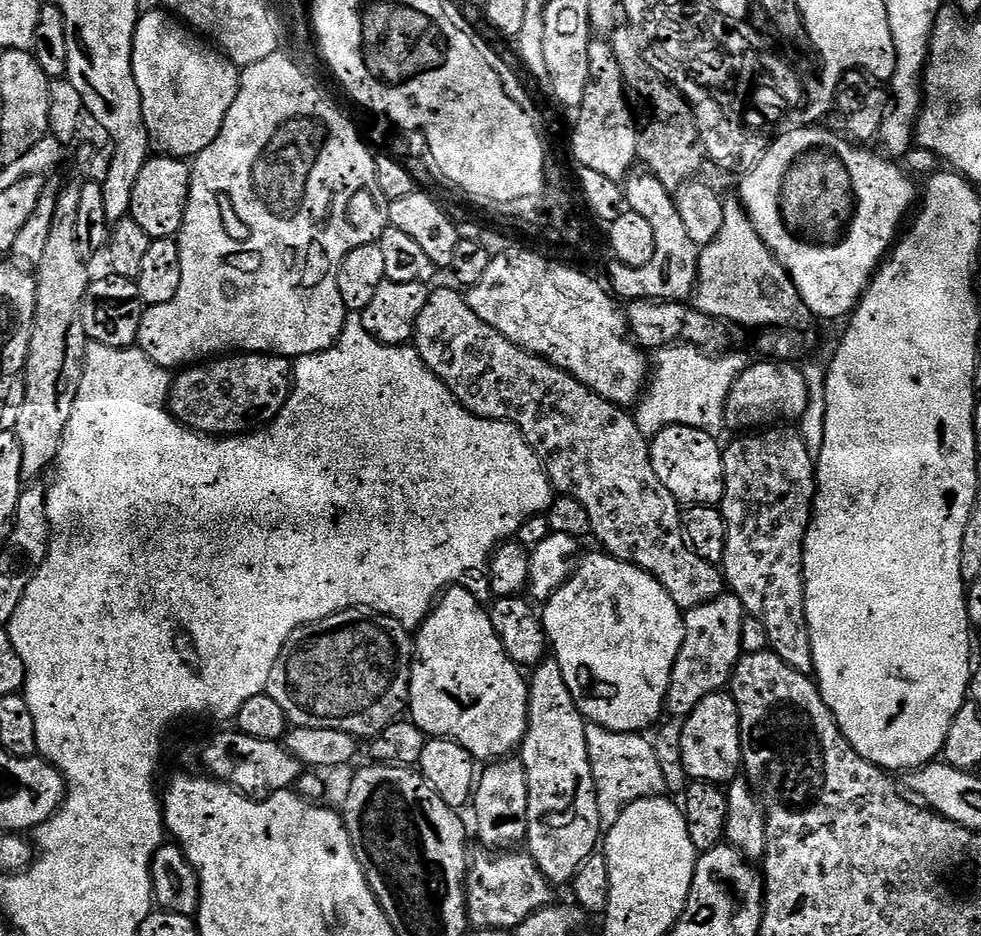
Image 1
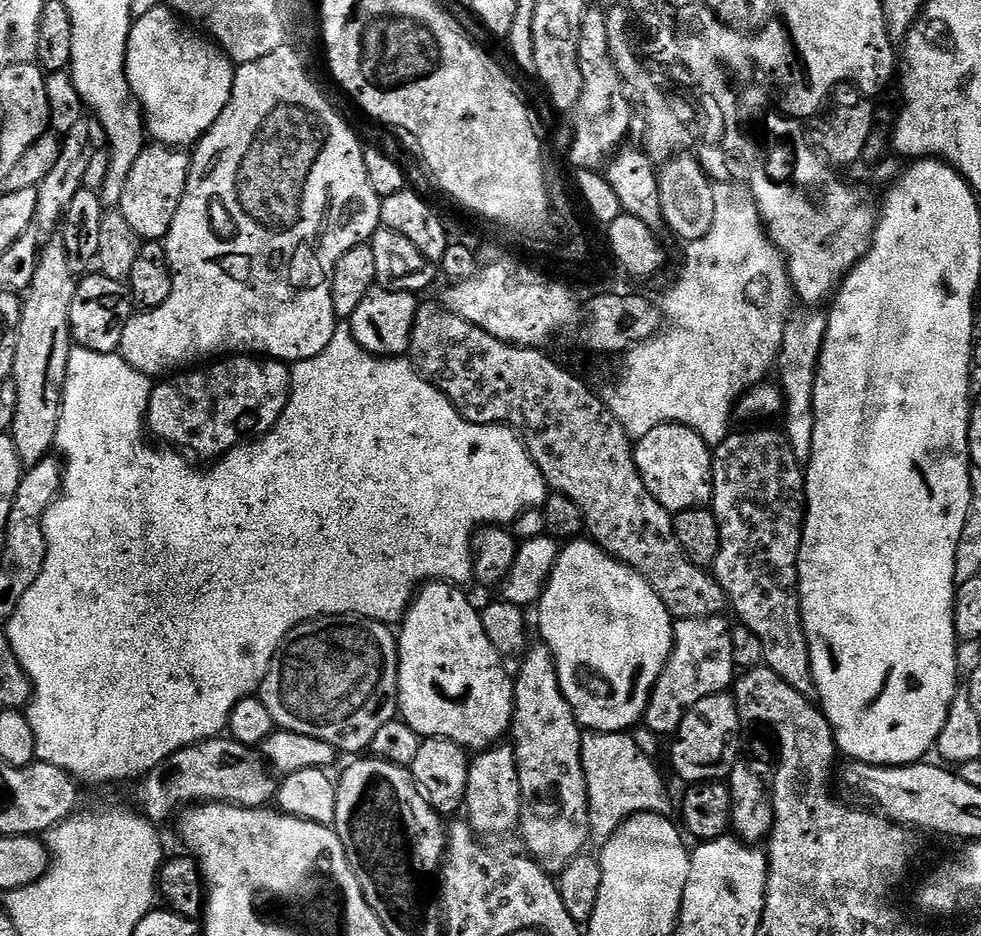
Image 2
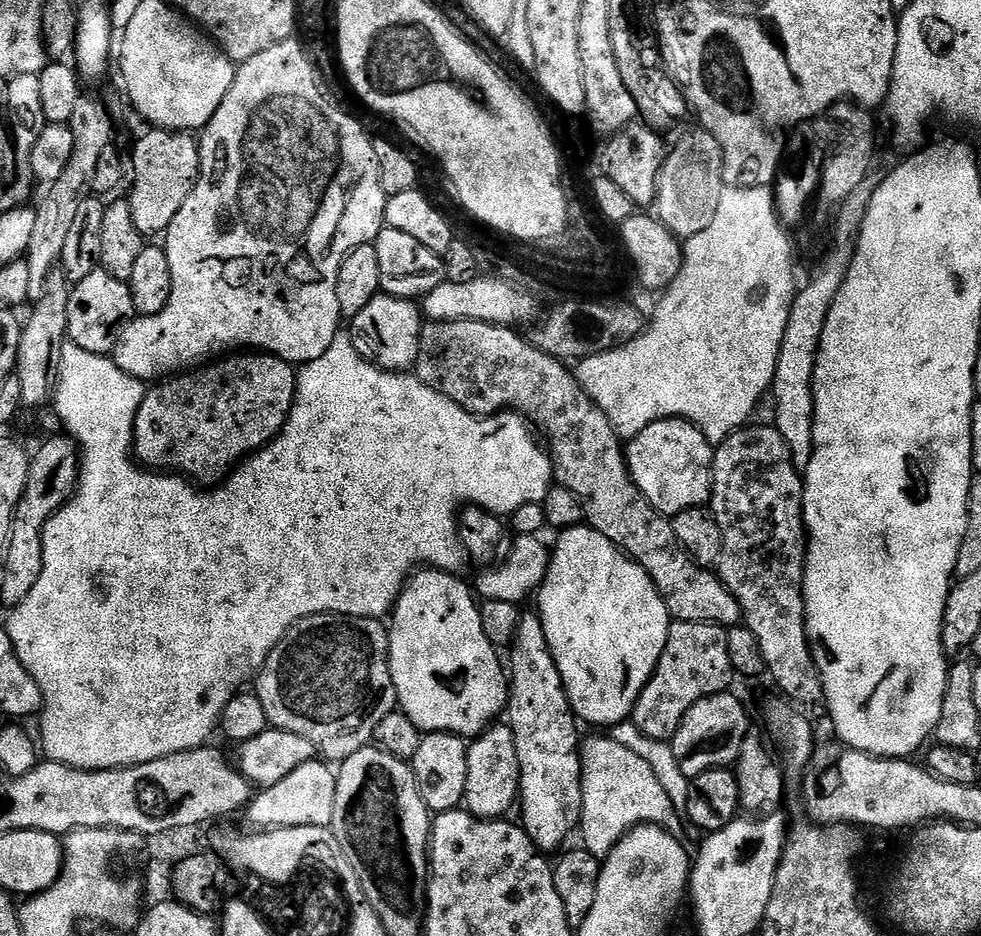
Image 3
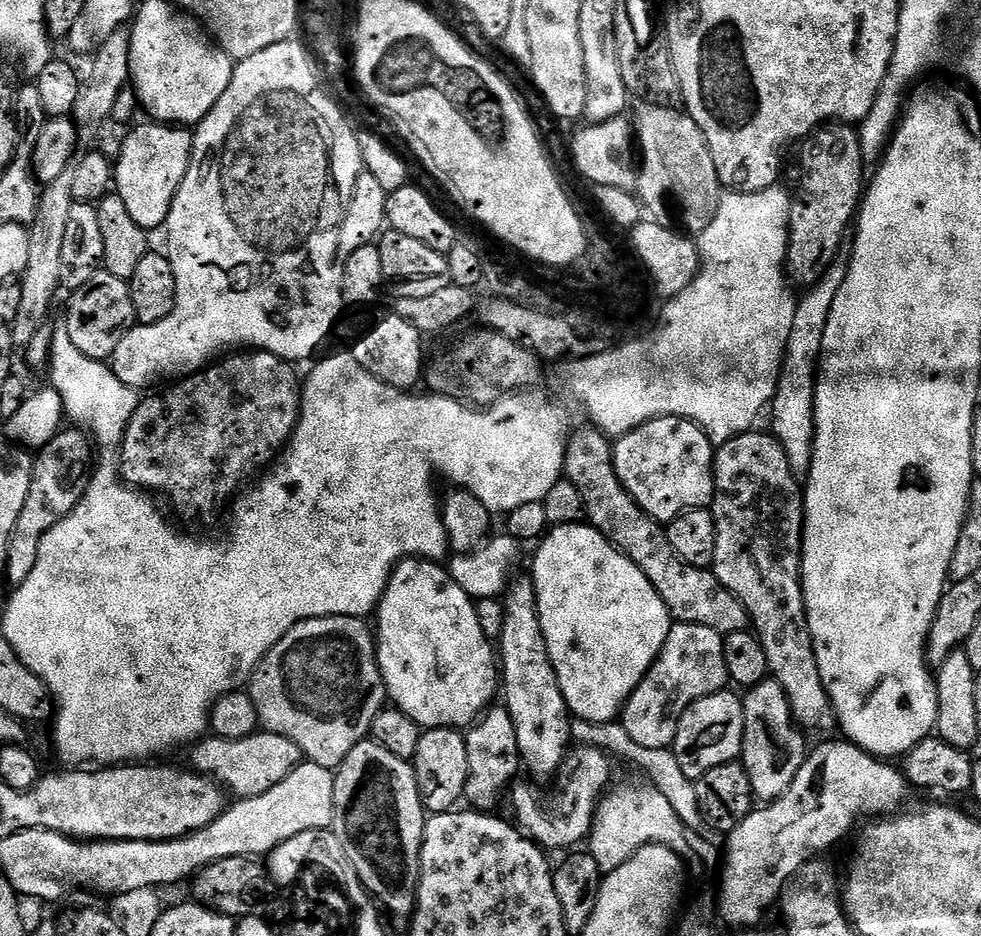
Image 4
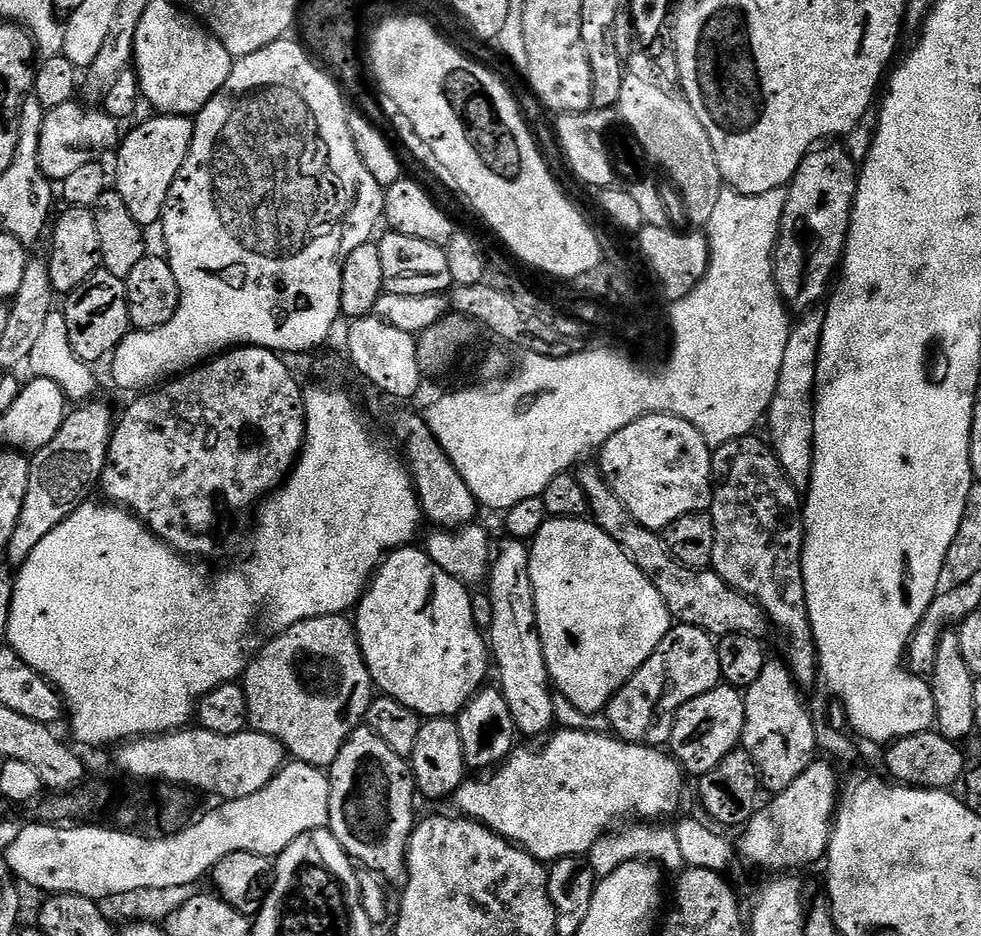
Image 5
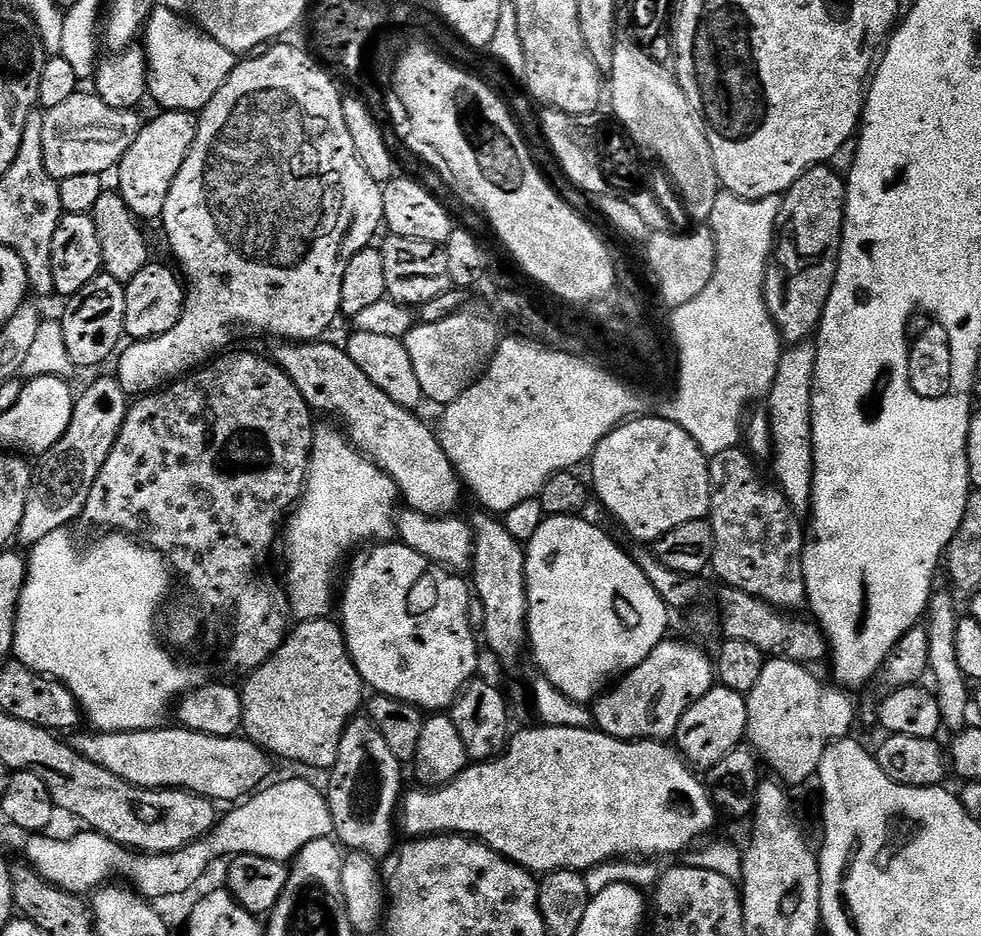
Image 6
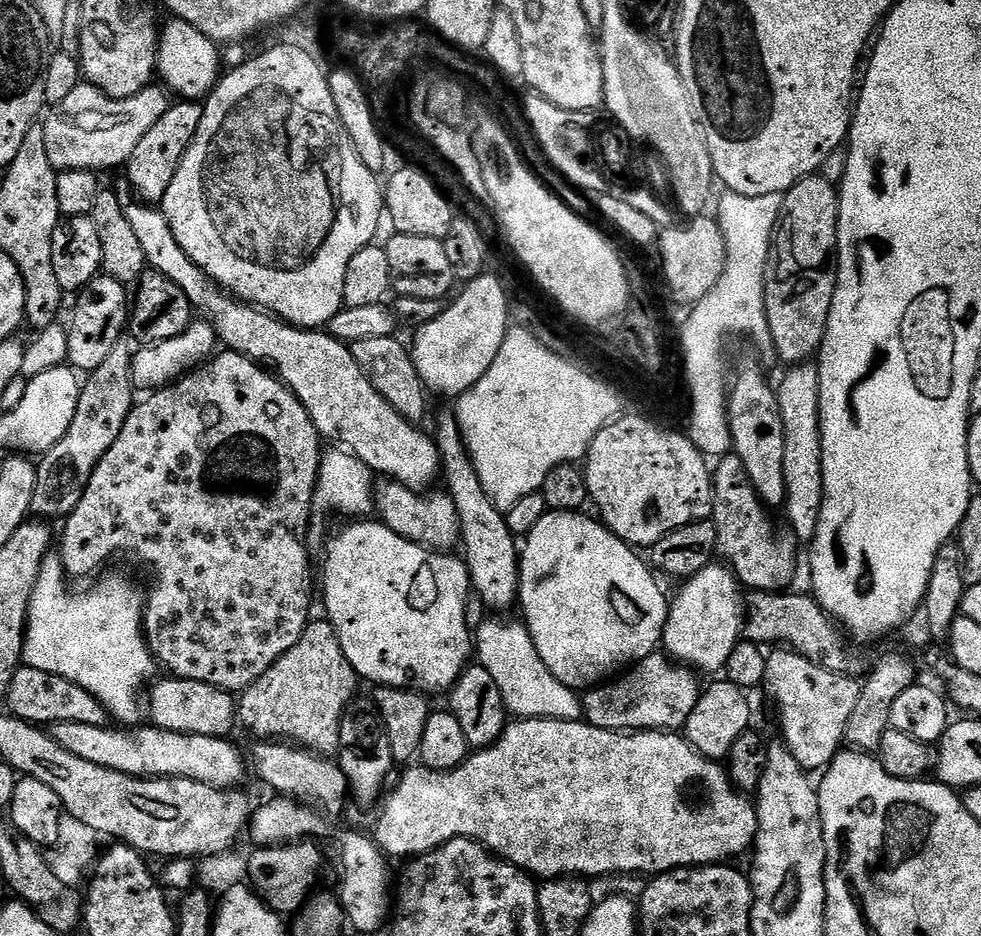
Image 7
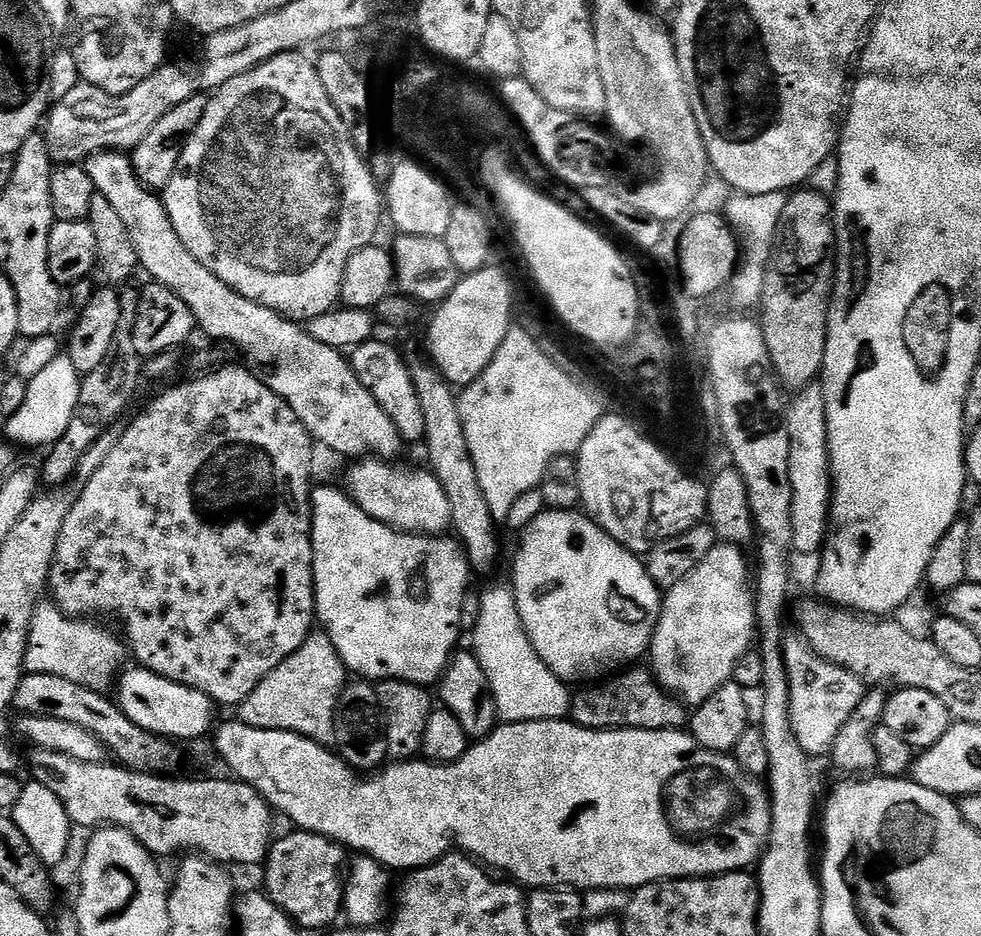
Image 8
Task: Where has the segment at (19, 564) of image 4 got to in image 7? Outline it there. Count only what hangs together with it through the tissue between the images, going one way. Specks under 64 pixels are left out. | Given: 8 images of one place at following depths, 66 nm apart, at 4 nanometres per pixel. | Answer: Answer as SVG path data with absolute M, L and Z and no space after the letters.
M121 342L110 350L110 355L106 357L106 362L98 366L92 372L87 373L80 389L78 398L78 410L74 410L74 422L70 422L70 430L53 448L39 457L36 464L38 482L34 482L34 502L32 503L31 515L36 518L48 518L44 516L60 516L66 518L82 502L86 486L106 450L118 442L118 434L122 434L122 426L126 426L126 418L132 413L134 407L134 389L132 387L132 357L133 349L128 349L127 343Z

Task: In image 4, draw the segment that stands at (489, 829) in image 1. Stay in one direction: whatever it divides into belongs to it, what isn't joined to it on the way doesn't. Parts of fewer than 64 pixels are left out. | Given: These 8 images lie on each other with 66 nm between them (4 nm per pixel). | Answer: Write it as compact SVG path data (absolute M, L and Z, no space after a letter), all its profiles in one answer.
M492 706L485 711L475 726L467 729L466 758L470 762L470 770L466 778L464 800L473 809L492 810L500 800L500 795L513 787L515 778L522 772L522 761L518 750L518 734L514 734L514 722L510 718L507 707Z

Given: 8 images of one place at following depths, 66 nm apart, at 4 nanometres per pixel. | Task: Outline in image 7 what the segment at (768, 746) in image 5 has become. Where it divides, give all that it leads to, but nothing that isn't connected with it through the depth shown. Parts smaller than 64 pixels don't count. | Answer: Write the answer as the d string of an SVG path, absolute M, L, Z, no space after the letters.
M791 650L773 652L776 653L768 656L764 684L769 698L780 711L782 739L804 769L812 774L819 773L828 767L845 743L846 722L850 722L850 713L858 706L861 681L822 670L822 666L814 666L814 662Z

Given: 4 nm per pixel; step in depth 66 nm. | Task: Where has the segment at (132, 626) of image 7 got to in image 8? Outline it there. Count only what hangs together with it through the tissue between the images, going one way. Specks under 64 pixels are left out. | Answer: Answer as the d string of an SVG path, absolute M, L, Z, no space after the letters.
M41 603L34 614L28 635L25 669L28 672L58 674L58 678L70 678L70 682L78 682L96 692L107 693L125 667L126 644L119 635L112 636L111 630L100 624L103 623L68 616L55 603Z

